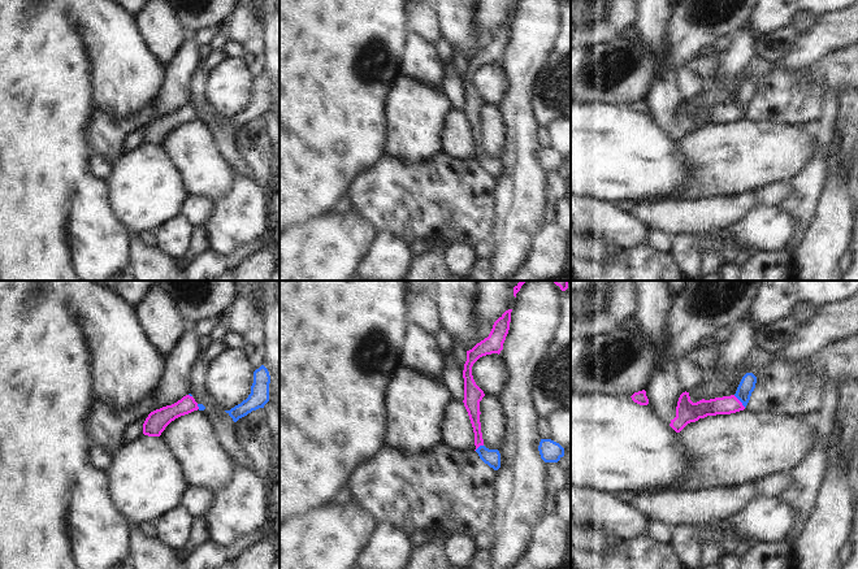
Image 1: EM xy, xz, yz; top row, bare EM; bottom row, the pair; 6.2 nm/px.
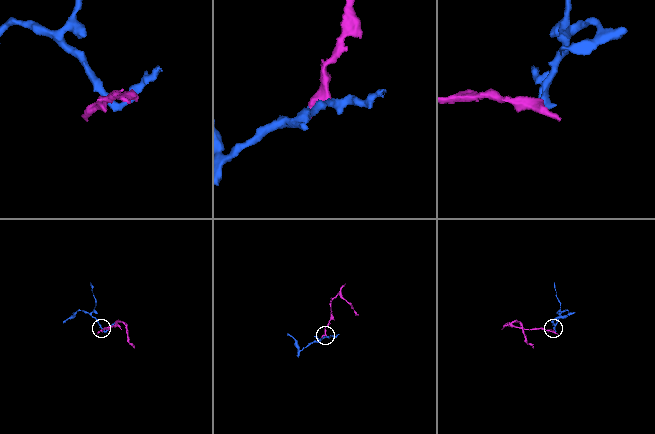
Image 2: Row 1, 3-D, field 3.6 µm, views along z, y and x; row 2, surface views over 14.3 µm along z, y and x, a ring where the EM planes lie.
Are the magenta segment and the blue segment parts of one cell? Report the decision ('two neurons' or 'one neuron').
two neurons

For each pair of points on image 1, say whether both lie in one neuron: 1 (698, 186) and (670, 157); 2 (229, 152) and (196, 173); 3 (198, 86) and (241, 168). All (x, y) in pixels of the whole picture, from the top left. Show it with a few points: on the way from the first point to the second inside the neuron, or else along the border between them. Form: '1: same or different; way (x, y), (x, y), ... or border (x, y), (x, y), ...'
1: different; border (680, 148), (690, 168), (690, 178), (676, 199)
2: different; border (207, 129), (219, 155), (234, 173)
3: same; way (203, 107), (221, 130), (226, 147)

